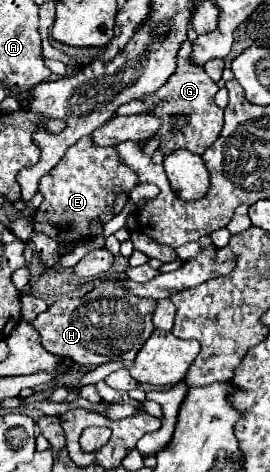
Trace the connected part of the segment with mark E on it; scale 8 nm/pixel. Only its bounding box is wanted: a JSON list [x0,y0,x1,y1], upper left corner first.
[33,137,137,243]

